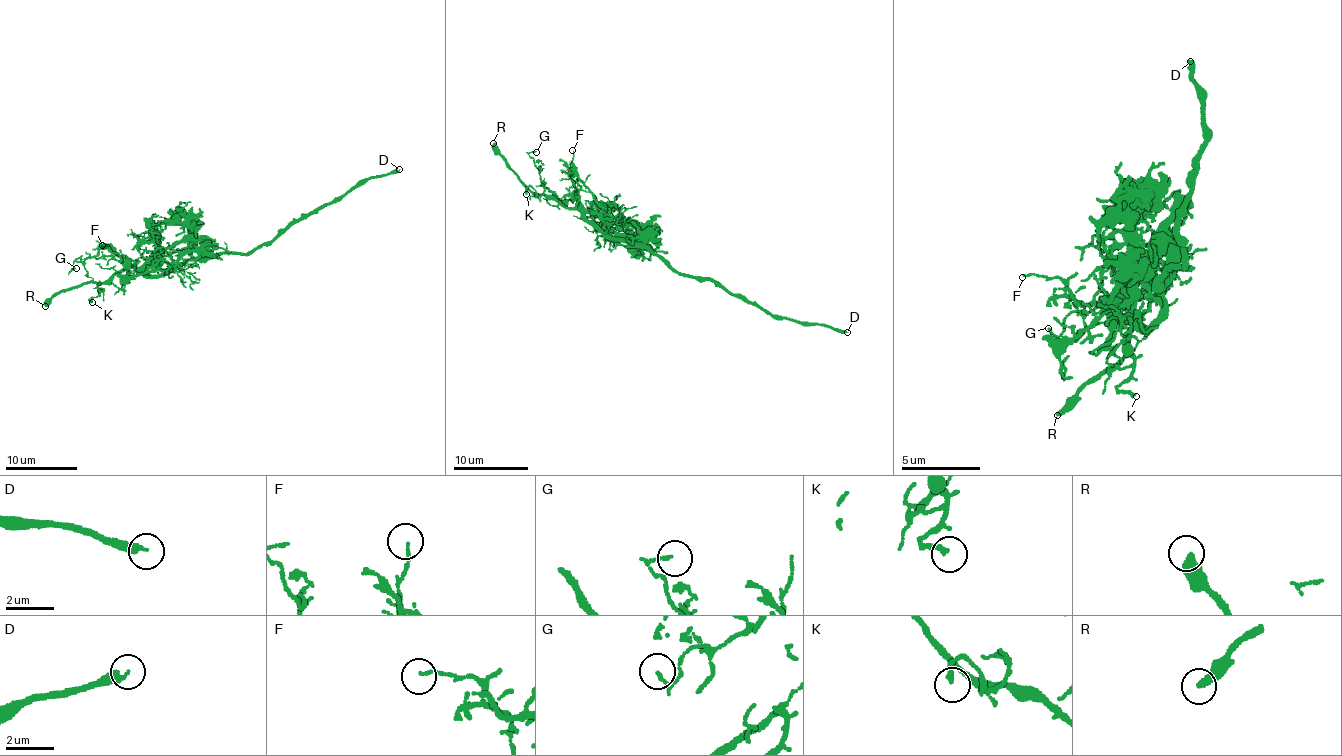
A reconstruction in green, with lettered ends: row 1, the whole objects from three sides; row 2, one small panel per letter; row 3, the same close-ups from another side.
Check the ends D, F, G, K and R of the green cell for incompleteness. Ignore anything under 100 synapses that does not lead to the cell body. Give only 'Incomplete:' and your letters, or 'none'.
Incomplete: D, R

